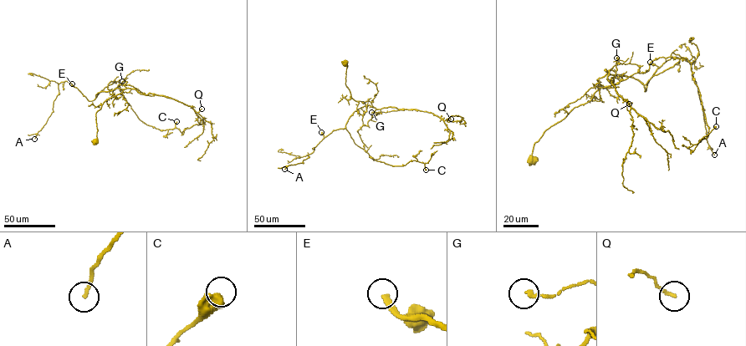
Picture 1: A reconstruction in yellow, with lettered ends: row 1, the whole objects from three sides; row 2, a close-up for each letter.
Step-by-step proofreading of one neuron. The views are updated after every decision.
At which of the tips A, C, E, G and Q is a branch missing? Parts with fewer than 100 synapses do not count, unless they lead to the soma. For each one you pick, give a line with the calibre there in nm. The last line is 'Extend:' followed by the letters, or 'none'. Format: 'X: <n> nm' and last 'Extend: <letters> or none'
E: 240 nm
Extend: E

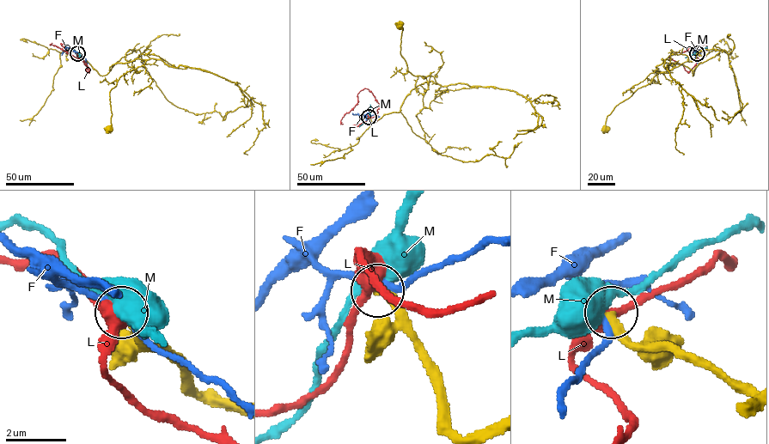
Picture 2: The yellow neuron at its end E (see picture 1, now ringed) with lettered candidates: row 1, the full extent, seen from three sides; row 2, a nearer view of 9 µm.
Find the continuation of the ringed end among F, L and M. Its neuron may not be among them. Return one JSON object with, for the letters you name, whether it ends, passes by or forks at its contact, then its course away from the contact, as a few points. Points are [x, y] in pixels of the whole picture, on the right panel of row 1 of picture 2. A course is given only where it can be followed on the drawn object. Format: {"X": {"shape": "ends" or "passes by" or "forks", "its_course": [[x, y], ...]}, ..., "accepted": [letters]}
{"accepted": []}

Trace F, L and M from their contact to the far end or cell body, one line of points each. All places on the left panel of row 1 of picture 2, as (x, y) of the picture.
F: (78, 54), (66, 47), (61, 55)
L: (77, 53), (85, 61), (88, 72), (88, 66), (81, 59), (50, 45), (51, 43)
M: (78, 53), (65, 46)

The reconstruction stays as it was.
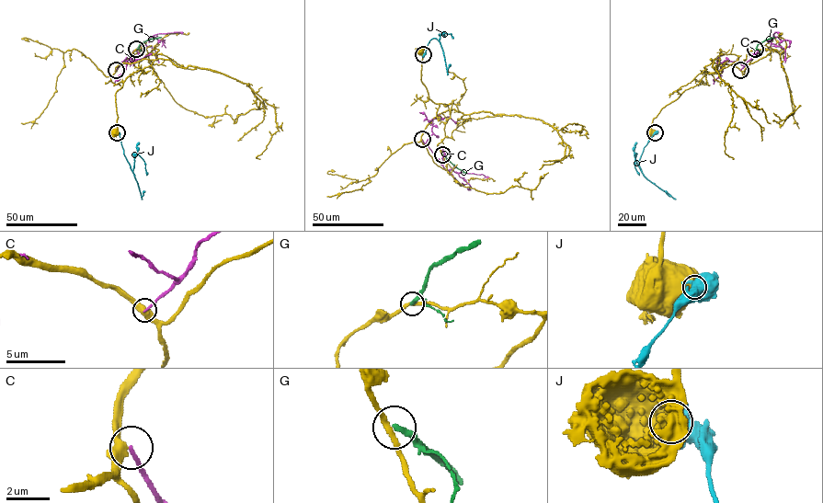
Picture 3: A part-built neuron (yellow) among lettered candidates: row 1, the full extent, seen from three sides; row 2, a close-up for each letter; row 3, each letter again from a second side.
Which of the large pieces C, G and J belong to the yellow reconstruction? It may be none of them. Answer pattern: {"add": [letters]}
{"add": []}

